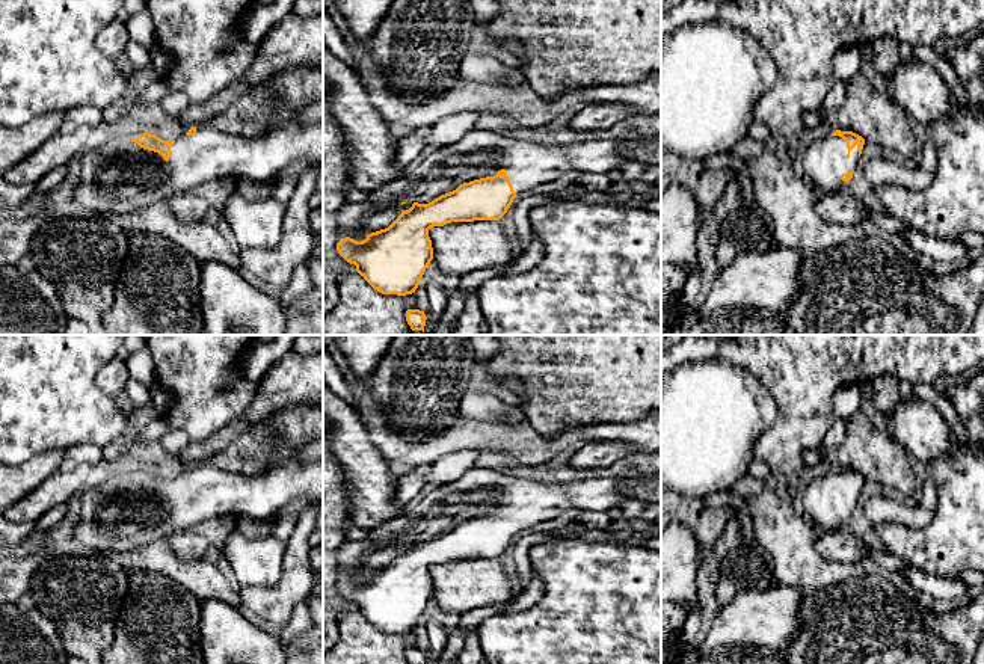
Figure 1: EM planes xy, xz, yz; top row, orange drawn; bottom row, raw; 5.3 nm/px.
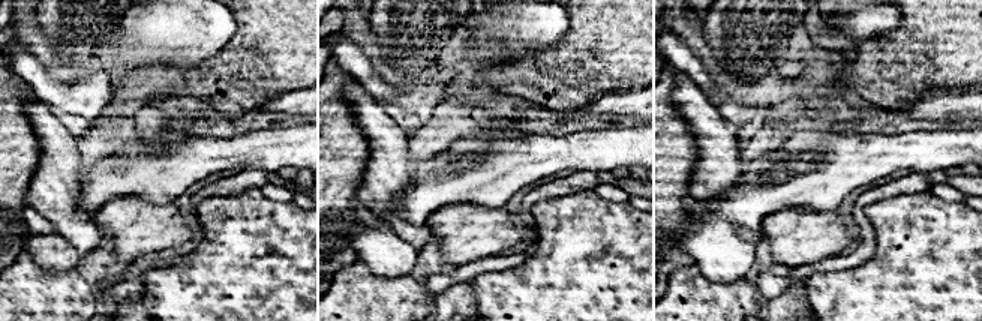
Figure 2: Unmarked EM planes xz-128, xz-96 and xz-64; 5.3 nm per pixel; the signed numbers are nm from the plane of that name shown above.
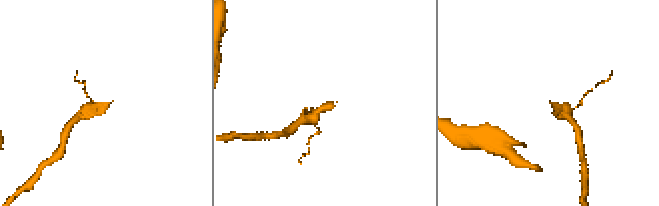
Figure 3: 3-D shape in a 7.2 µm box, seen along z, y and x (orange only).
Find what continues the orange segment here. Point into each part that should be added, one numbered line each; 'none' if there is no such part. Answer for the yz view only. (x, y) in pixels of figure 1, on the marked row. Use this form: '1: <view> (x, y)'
1: yz (824, 160)

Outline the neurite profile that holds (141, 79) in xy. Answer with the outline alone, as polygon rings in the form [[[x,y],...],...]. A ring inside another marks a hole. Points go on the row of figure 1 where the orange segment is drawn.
[[[151,63],[146,68],[133,68],[131,77],[128,78],[128,88],[125,91],[125,101],[134,101],[152,81],[158,78],[158,74]]]

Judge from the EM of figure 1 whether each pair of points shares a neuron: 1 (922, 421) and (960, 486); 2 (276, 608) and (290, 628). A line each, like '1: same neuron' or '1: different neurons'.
1: different neurons
2: different neurons

